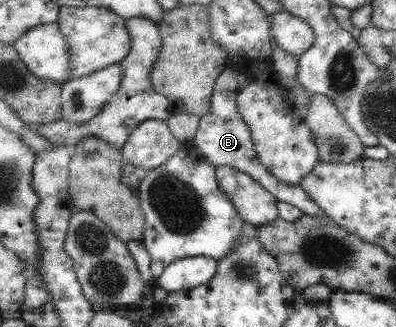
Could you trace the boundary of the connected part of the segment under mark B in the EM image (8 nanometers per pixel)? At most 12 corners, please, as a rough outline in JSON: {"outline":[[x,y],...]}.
{"outline":[[235,91],[212,94],[193,141],[214,167],[254,178],[277,201],[327,217],[300,185],[256,159]]}

